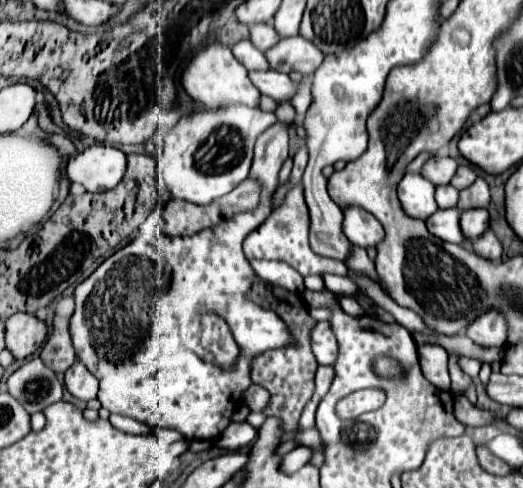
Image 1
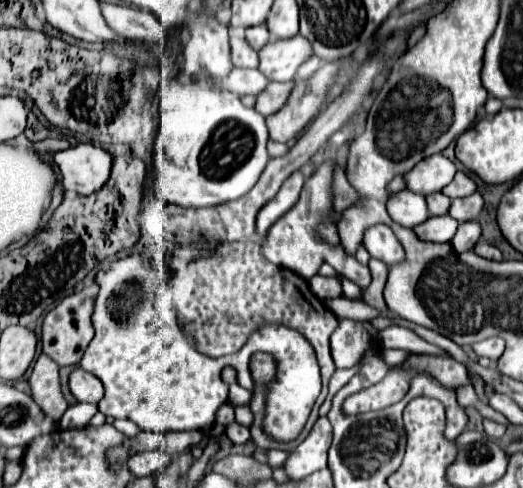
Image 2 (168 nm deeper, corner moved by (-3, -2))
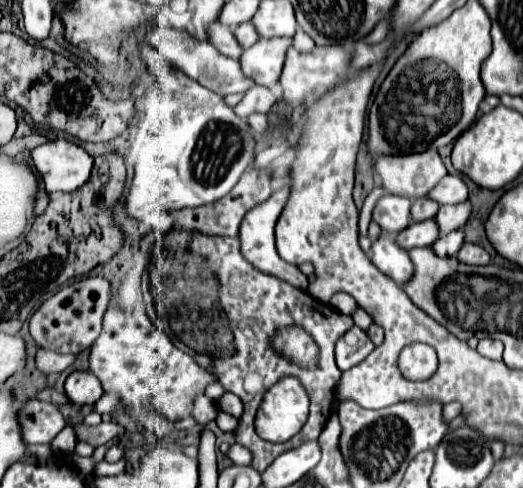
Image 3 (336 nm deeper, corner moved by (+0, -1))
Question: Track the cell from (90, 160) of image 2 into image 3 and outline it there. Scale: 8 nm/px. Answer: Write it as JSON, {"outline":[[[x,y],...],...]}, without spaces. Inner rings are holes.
{"outline":[[[56,139],[44,143],[30,153],[34,167],[44,179],[44,189],[54,191],[76,191],[92,175],[94,159],[76,143]]]}

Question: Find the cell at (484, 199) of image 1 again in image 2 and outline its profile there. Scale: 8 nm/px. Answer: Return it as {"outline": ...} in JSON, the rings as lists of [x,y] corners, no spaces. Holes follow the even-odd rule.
{"outline":[[[479,192],[467,196],[467,198],[455,198],[449,208],[449,216],[455,218],[457,222],[467,222],[467,220],[477,220],[479,212],[483,208],[483,198]]]}

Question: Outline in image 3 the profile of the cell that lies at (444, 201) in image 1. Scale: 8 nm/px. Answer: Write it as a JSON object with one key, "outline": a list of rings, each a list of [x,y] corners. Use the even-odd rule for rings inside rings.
{"outline":[[[422,197],[422,199],[414,199],[412,201],[412,221],[424,221],[428,217],[436,217],[438,213],[438,203],[432,201],[430,197]]]}

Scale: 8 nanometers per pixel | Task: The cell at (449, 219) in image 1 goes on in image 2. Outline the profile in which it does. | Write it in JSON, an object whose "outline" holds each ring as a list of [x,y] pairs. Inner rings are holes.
{"outline":[[[431,216],[427,222],[415,226],[415,234],[427,242],[451,242],[457,232],[457,222],[451,216]]]}

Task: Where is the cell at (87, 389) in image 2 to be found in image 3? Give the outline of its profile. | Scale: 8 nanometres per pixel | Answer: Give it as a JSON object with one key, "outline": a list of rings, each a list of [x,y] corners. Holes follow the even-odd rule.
{"outline":[[[74,371],[64,383],[68,399],[76,405],[92,405],[102,397],[102,385],[90,371]]]}

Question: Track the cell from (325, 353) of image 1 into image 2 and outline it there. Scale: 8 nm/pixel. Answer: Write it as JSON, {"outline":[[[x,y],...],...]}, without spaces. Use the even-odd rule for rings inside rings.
{"outline":[[[339,320],[339,328],[331,336],[331,354],[337,368],[353,368],[361,356],[371,350],[371,346],[379,344],[379,332],[369,322],[355,322],[355,320]]]}

